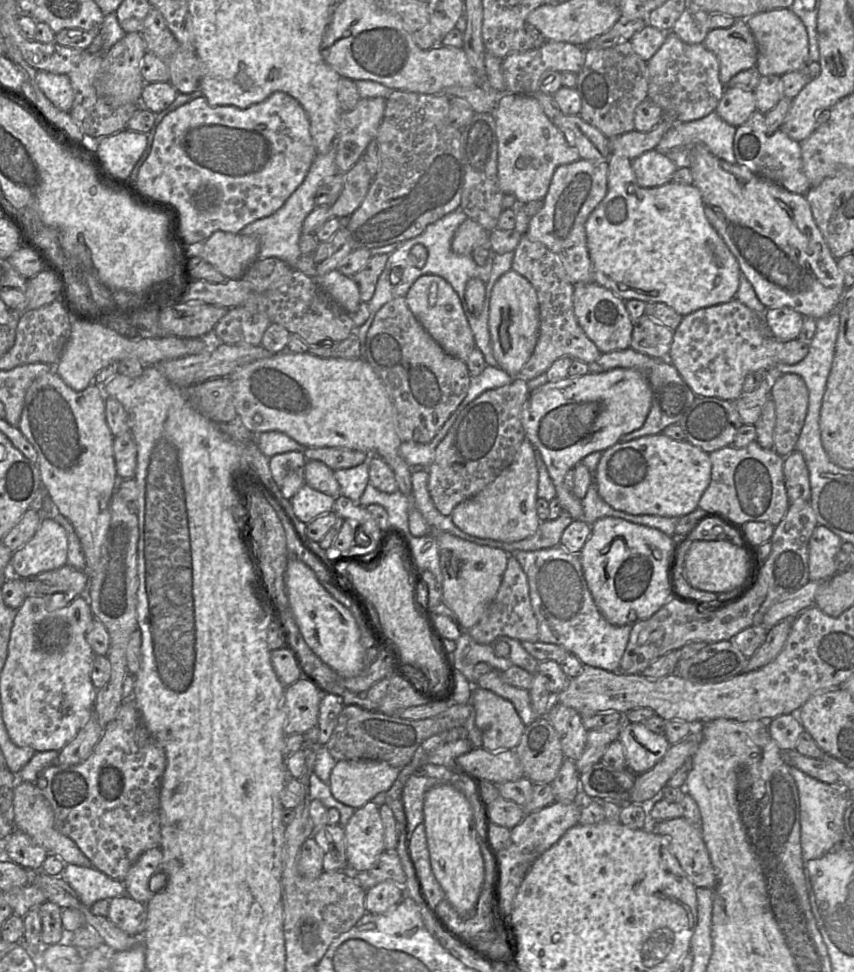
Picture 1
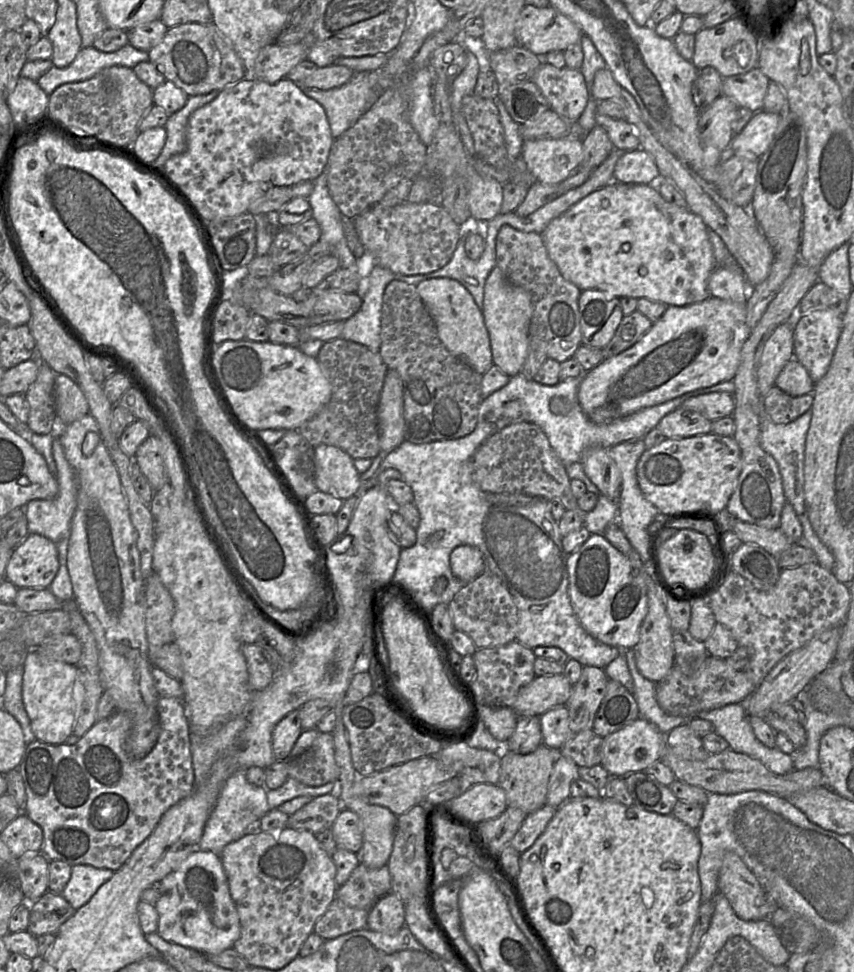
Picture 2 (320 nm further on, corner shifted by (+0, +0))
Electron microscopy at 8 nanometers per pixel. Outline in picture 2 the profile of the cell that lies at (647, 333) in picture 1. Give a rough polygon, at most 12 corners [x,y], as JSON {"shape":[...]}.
{"shape":[[637,310],[624,316],[603,348],[605,359],[632,347],[653,323]]}

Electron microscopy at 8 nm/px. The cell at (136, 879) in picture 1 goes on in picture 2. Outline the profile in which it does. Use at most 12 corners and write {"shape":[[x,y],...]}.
{"shape":[[220,855],[157,885],[157,933],[204,955],[241,927]]}

